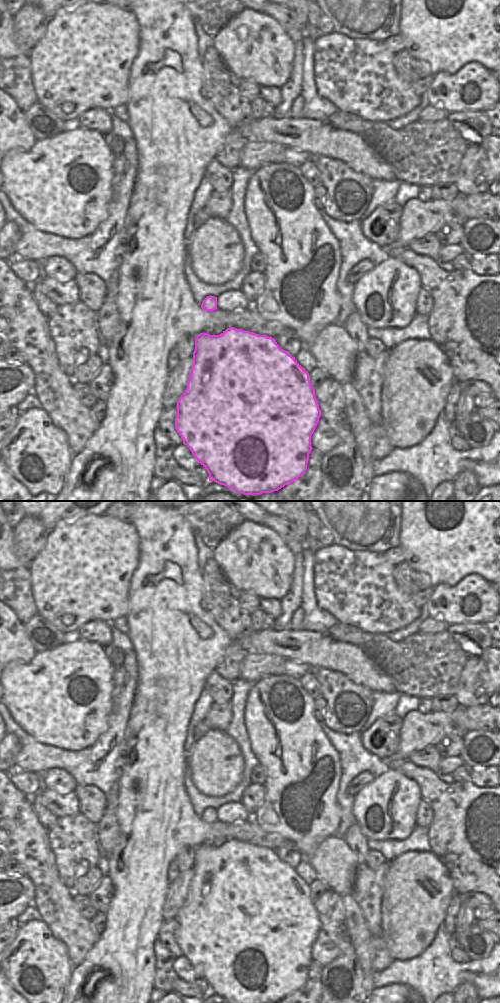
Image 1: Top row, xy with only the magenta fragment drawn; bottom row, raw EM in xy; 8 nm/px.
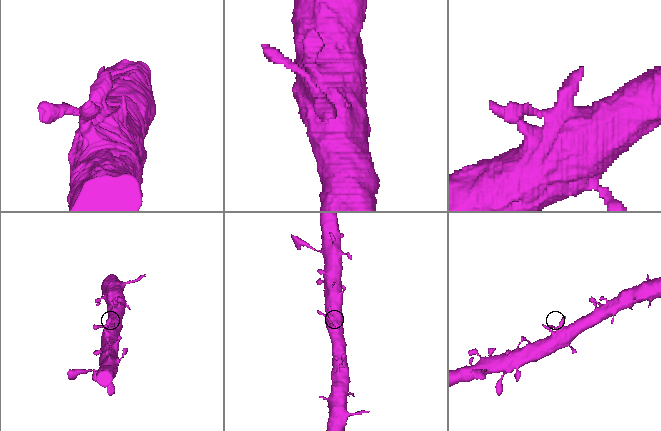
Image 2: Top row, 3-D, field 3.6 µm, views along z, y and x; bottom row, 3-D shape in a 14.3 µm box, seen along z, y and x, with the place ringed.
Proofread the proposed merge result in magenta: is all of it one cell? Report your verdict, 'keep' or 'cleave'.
keep

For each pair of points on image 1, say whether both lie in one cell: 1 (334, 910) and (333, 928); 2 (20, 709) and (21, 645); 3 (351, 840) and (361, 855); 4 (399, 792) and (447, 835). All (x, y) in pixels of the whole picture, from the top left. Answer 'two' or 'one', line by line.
1: one
2: two
3: one
4: two

